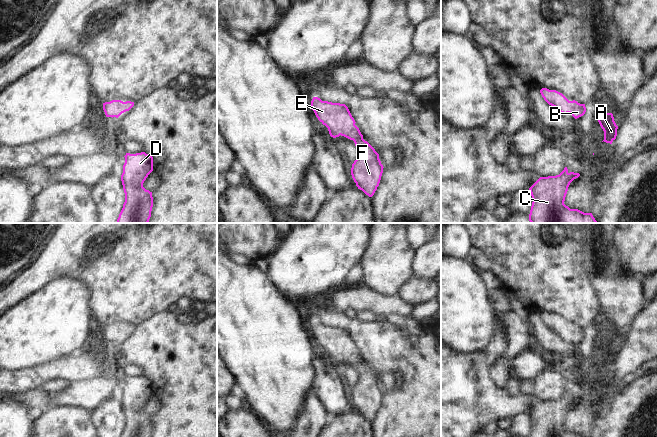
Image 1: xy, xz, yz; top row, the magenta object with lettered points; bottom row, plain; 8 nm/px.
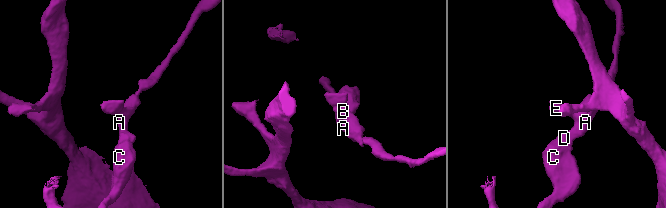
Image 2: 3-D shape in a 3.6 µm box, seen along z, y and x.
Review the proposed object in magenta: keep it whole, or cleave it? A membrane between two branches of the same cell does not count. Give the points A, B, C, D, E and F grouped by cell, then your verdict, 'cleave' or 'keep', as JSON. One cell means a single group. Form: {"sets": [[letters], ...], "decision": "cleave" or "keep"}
{"sets": [["A", "B", "C", "D", "E", "F"]], "decision": "keep"}

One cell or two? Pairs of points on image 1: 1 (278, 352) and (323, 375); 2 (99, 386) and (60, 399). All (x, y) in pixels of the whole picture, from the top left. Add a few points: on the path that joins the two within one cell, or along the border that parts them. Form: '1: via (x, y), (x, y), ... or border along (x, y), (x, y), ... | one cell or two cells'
1: border along (314, 357), (312, 360), (313, 383), (311, 389) | two cells
2: via (89, 394), (74, 394), (70, 396) | one cell

